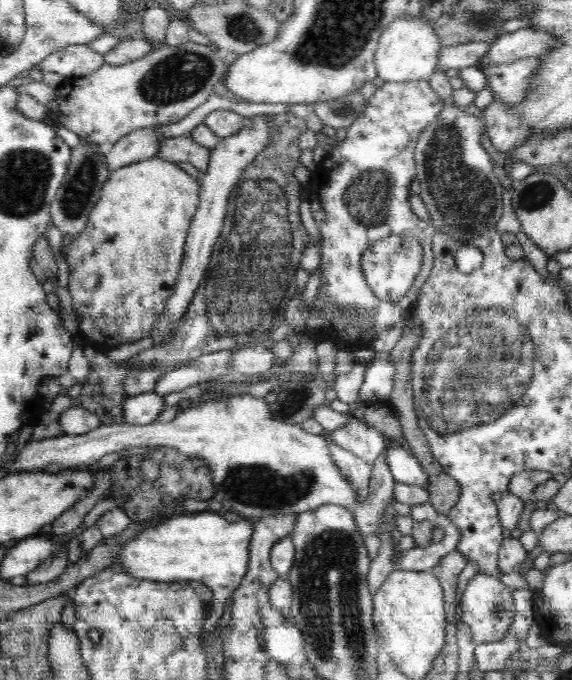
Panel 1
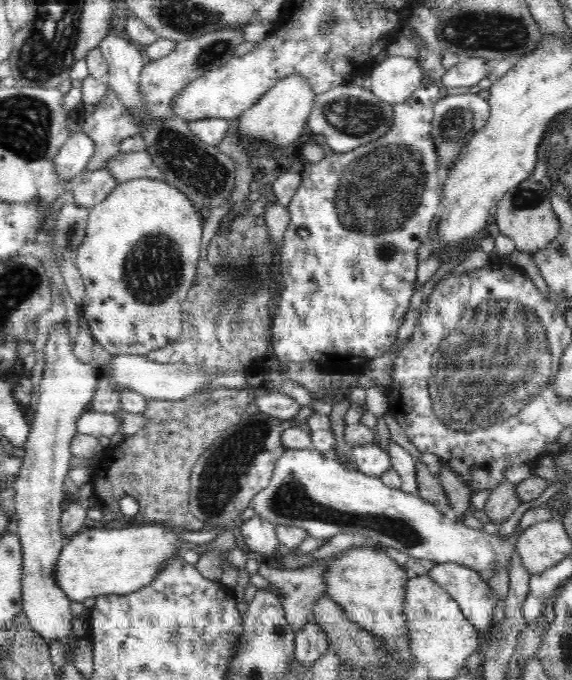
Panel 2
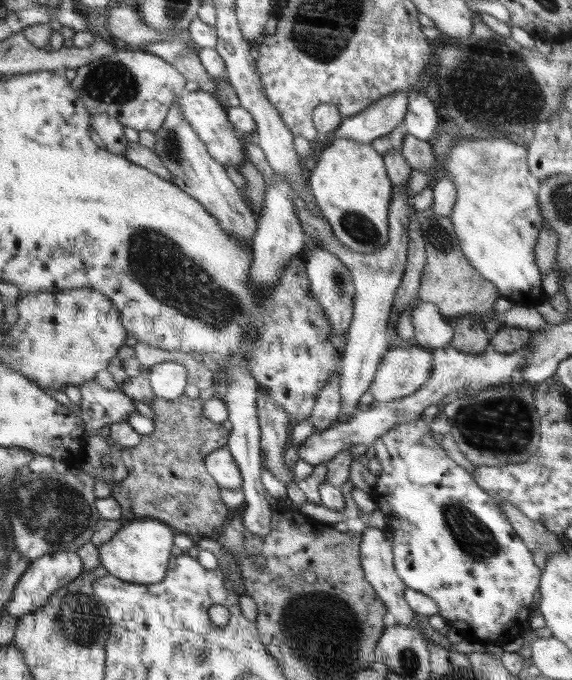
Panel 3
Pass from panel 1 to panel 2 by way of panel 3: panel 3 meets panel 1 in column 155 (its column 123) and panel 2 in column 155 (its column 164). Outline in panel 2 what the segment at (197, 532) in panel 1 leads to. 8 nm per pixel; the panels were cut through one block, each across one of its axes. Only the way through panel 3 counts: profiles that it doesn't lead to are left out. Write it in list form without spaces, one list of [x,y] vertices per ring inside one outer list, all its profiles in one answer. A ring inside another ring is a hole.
[[[147,523],[127,528],[94,528],[90,524],[72,538],[61,550],[56,564],[55,583],[74,602],[102,595],[136,592],[156,579],[158,572],[168,566],[170,560],[180,558],[178,543],[186,543],[177,537],[177,530],[166,525]]]

